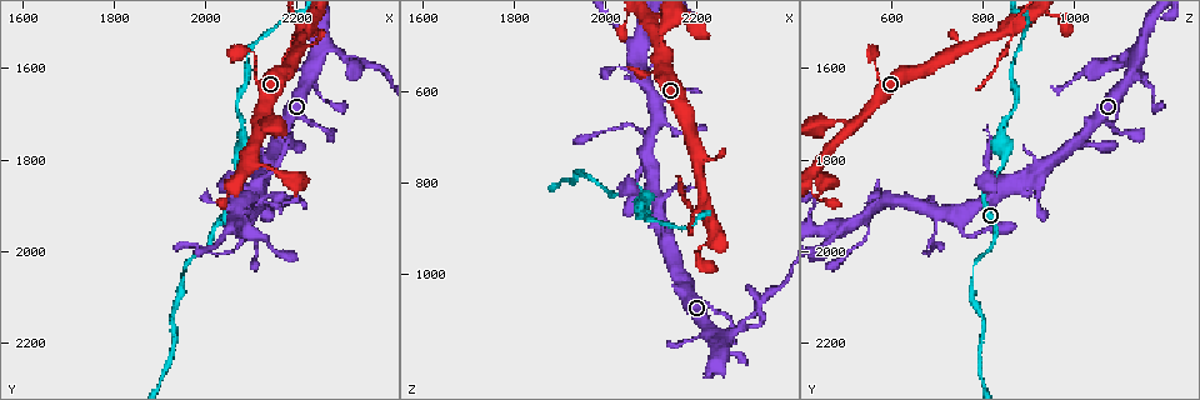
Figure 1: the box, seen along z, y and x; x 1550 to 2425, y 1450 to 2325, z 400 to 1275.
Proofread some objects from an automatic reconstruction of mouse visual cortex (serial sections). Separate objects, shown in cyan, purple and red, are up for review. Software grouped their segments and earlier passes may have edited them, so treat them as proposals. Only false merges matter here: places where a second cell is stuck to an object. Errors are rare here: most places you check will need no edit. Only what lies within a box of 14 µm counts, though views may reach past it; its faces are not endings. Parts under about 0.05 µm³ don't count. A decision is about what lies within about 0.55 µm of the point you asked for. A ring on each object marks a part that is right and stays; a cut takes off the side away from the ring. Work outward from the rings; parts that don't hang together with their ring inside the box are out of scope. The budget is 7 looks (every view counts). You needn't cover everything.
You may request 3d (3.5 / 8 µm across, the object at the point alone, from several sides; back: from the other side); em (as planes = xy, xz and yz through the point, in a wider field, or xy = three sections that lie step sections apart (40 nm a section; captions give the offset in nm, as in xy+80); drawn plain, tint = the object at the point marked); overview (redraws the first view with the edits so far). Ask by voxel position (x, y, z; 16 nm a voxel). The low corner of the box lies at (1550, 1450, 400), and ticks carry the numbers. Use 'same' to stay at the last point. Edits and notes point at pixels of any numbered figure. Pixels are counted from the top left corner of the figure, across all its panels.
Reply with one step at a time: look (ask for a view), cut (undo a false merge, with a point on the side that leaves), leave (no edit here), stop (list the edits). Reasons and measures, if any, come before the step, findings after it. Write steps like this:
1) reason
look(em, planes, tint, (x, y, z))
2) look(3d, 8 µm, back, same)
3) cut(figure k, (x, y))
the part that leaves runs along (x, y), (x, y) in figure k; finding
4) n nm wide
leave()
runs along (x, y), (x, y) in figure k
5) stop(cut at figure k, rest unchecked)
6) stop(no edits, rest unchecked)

small branch off a trunk
look(3d, 3.5 µm, (2095, 1915, 705))

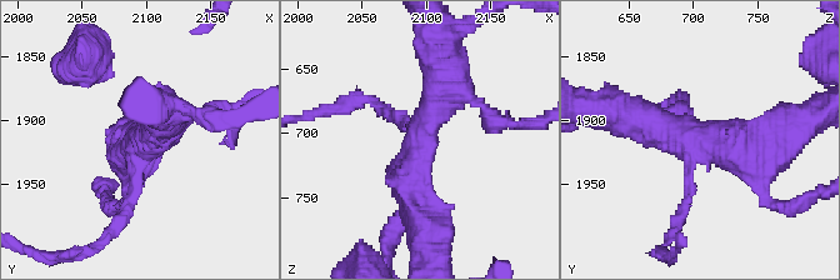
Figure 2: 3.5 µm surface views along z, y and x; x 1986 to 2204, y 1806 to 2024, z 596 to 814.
3 arms; arms of 100, 400, 450 nm
look(em, xy, step 1, plain, (2096, 1912, 710))

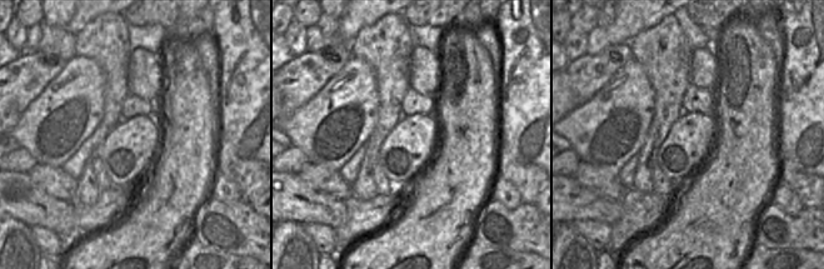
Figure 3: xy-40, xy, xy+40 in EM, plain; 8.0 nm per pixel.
look(em, xy, step 1, tint, same)

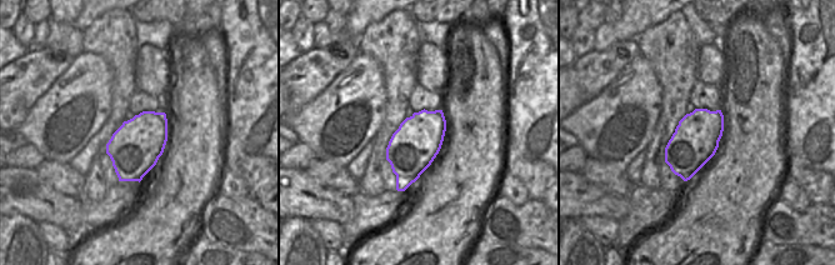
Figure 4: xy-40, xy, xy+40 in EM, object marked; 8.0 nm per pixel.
leave()
runs along (778, 149), (634, 119) in figure 2; one cell here

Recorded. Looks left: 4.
arms part here
look(3d, 3.5 µm, (2125, 1720, 500))

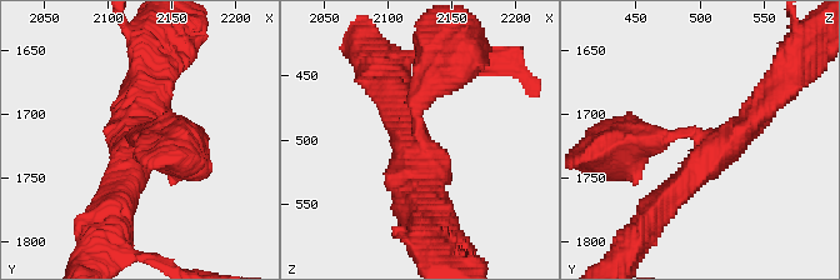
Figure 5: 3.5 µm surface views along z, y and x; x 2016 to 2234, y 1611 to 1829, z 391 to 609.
look(em, xy, step 5, tint, (2124, 1718, 500))

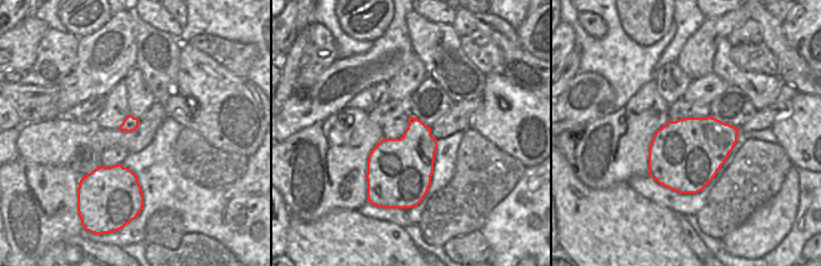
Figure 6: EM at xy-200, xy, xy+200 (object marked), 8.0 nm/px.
arms of 300, 400, 450 nm
leave()
runs along (775, 91), (746, 126), (656, 210) in figure 5; one cell here

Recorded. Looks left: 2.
sharp bend
look(3d, 8 µm, (2225, 1520, 855))

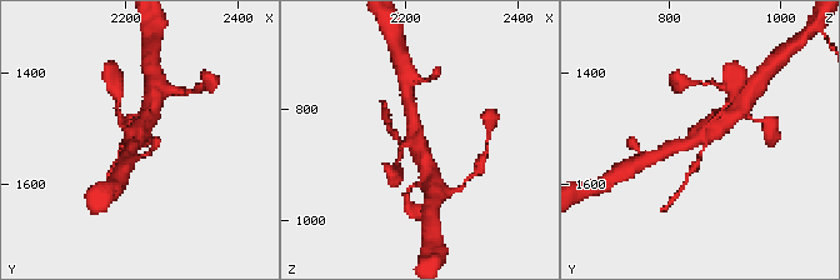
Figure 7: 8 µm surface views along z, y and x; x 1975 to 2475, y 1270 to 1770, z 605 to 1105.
shape alone is not enough
look(em, xy, step 1, tint, (2220, 1515, 855))

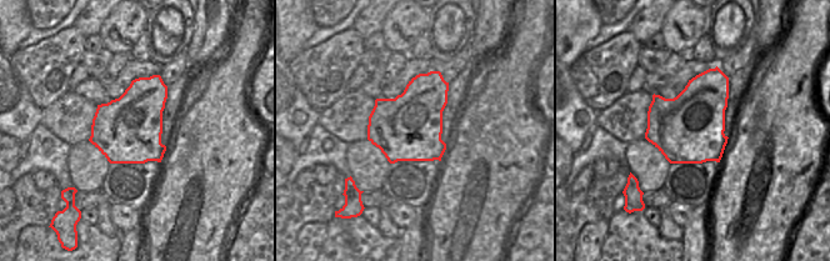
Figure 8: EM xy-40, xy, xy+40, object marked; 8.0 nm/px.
arms of 150, 150, 350, 500 nm
cut(figure 7, (695, 165))
the part that leaves runs along (704, 148), (700, 159), (679, 191) in figure 7; two cells meet here

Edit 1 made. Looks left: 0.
stop(cut at figure 7, rest unchecked)

